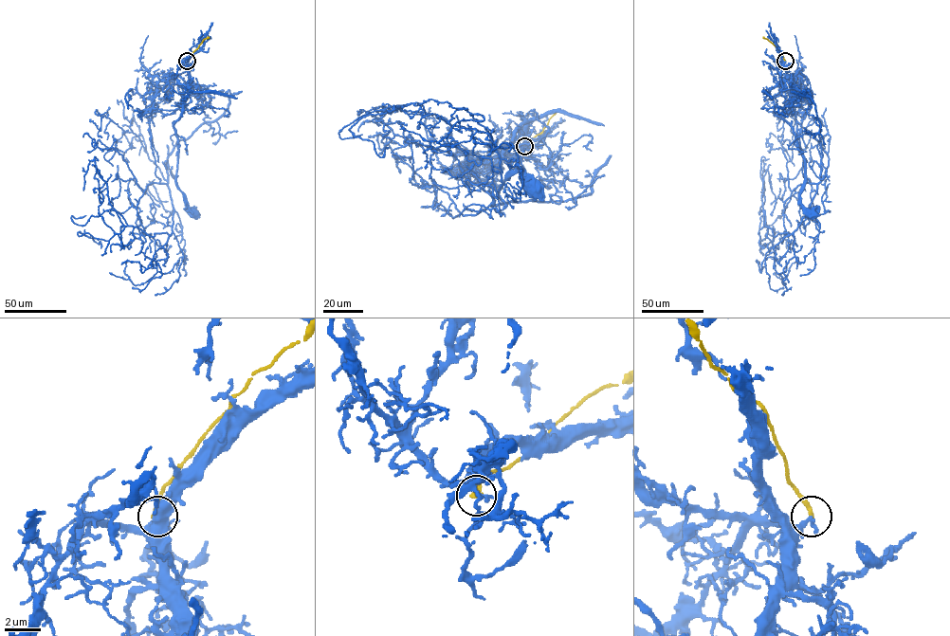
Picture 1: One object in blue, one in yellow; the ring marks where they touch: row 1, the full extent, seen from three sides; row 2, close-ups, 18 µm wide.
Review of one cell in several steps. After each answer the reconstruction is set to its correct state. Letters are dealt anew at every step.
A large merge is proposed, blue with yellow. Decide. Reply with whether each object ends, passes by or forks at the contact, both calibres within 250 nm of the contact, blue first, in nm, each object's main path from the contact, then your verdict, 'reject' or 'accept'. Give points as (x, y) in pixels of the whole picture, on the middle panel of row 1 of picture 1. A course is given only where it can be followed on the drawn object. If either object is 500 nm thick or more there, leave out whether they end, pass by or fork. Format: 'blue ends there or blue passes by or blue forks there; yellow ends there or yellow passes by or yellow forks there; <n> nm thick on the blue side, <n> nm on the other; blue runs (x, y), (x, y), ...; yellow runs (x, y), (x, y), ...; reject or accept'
blue ends there; yellow ends there; 280 nm thick on the blue side, 320 nm on the other; blue runs (523, 146), (527, 121), (514, 132), (502, 154), (509, 163), (506, 177), (522, 170), (531, 190); yellow runs (523, 146), (540, 134), (548, 119), (558, 111); reject

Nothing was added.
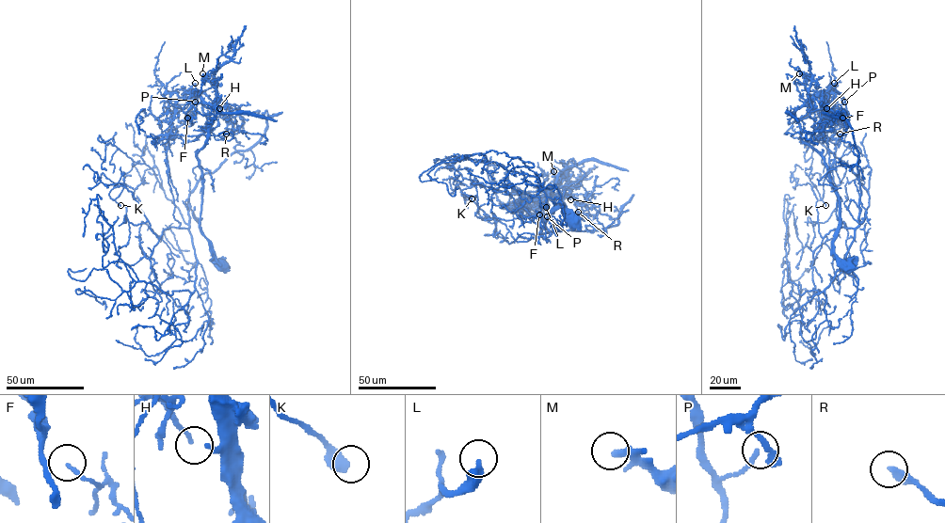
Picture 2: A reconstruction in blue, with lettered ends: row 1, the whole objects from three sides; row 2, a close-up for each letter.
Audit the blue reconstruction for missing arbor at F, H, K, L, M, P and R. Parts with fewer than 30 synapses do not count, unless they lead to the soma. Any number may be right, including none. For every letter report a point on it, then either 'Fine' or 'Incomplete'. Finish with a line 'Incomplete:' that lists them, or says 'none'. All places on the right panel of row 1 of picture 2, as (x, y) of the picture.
F: Place: (842, 118). Fine
H: Place: (826, 108). Incomplete
K: Place: (825, 205). Fine
L: Place: (834, 83). Incomplete
M: Place: (799, 73). Fine
P: Place: (844, 102). Fine
R: Place: (840, 134). Incomplete
Incomplete: H, L, R

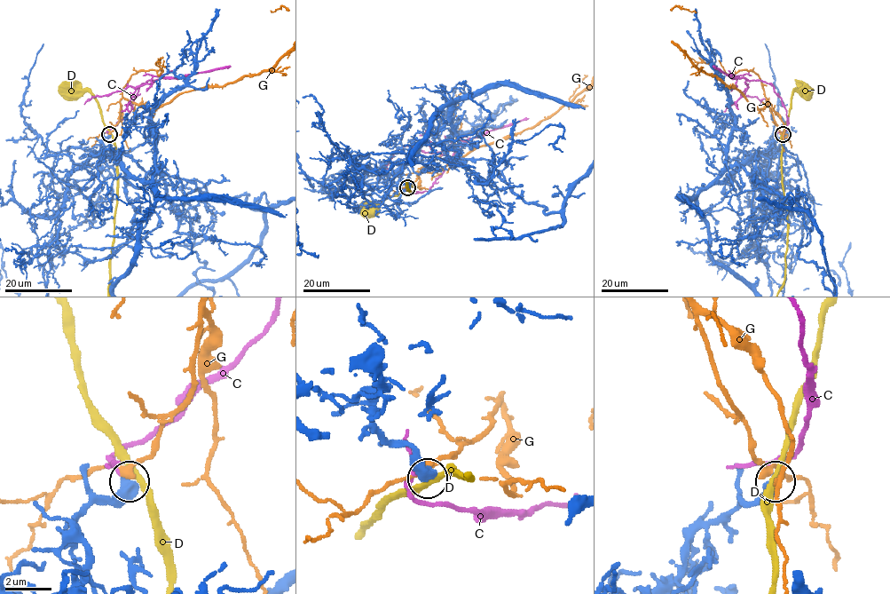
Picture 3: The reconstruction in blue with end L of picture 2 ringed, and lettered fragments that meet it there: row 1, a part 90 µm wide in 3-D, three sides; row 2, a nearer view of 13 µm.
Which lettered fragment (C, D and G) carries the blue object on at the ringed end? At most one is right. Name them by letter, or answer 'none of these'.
none of these

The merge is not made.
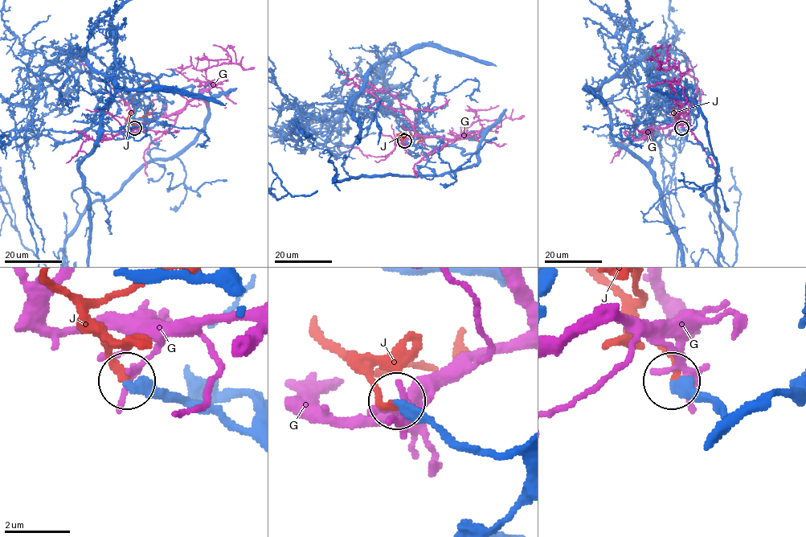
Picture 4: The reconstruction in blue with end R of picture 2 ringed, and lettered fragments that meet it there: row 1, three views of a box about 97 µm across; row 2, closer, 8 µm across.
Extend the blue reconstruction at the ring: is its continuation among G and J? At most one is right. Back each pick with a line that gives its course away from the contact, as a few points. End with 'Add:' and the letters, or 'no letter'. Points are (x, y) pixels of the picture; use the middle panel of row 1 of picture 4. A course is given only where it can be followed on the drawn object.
J: it runs (403, 141), (396, 134), (402, 133), (407, 137), (411, 137), (418, 129)
Add: J

